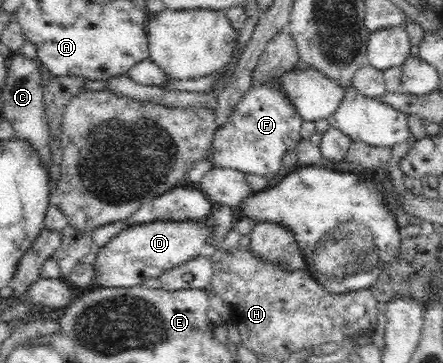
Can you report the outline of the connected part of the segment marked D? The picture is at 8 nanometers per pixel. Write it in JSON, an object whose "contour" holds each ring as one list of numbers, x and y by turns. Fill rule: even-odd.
{"contour":[[157,221,120,231,103,248,97,249,93,286,129,288,151,278,159,279,163,273,200,256,201,249,210,243,212,227,210,222]]}

